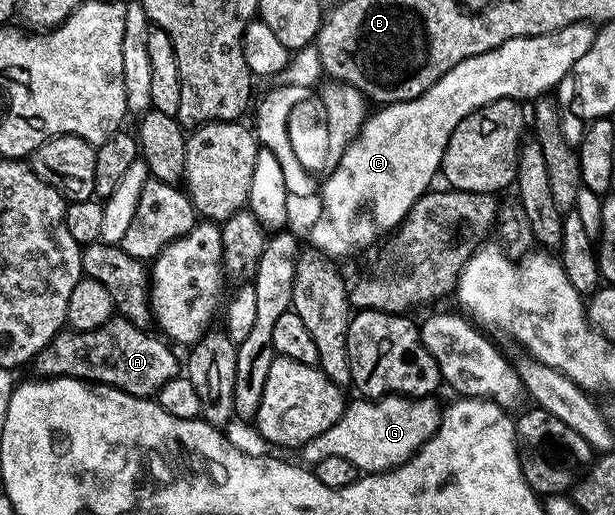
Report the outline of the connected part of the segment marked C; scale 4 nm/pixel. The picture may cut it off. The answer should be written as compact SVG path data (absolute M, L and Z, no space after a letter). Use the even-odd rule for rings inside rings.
M577 22L556 32L513 38L500 44L500 48L492 48L492 52L484 52L480 56L472 56L456 64L456 68L444 72L444 76L440 76L440 80L436 80L436 84L428 88L428 92L407 102L391 102L375 109L378 111L375 114L373 111L367 117L362 131L347 146L338 165L321 179L322 211L310 230L309 245L327 258L339 260L338 258L346 258L349 254L372 245L378 230L390 232L401 226L402 221L406 219L406 213L414 207L416 200L420 200L423 194L435 185L434 177L439 177L448 140L452 132L456 132L456 124L460 124L464 116L501 98L537 100L549 95L561 84L564 76L574 70L576 60L580 60L580 56L584 56L584 52L592 48L595 33L595 27L591 23ZM365 206L370 209L370 218L358 218Z

